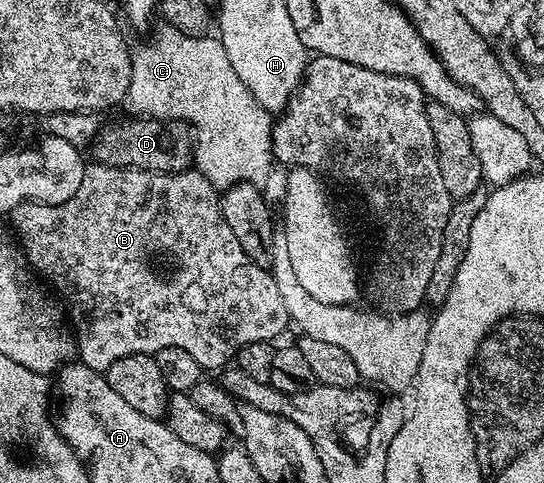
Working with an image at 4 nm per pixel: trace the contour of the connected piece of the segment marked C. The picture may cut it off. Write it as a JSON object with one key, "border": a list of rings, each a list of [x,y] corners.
{"border":[[[166,23],[157,25],[152,36],[131,53],[132,77],[122,101],[123,111],[126,110],[127,115],[133,117],[189,124],[194,139],[193,165],[216,190],[221,192],[244,182],[261,185],[274,166],[271,152],[273,115],[255,101],[244,82],[233,71],[220,38],[208,34],[192,37]]]}

